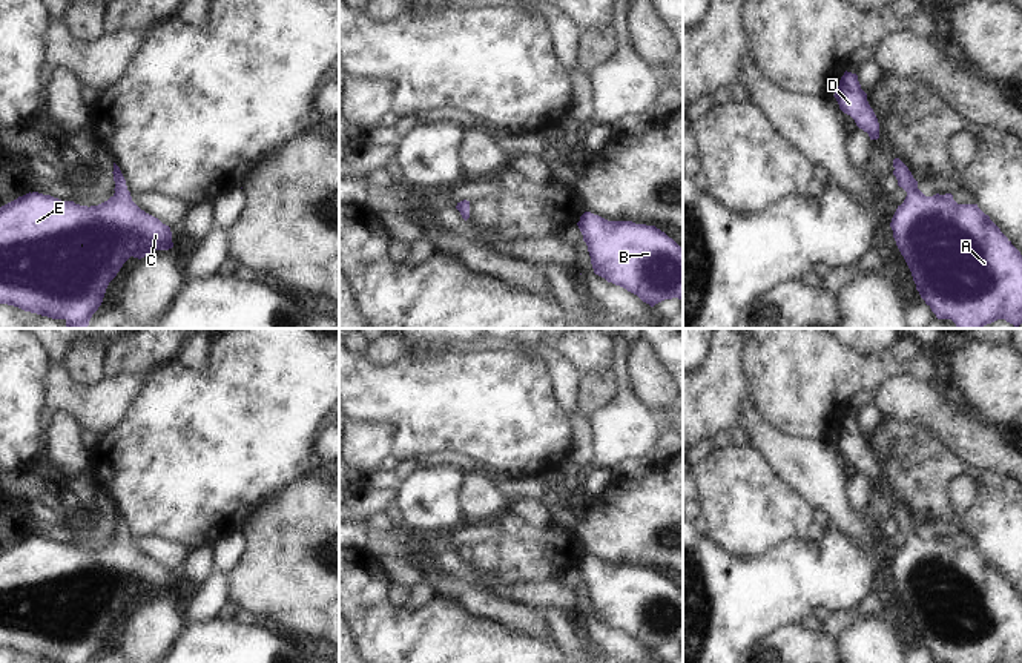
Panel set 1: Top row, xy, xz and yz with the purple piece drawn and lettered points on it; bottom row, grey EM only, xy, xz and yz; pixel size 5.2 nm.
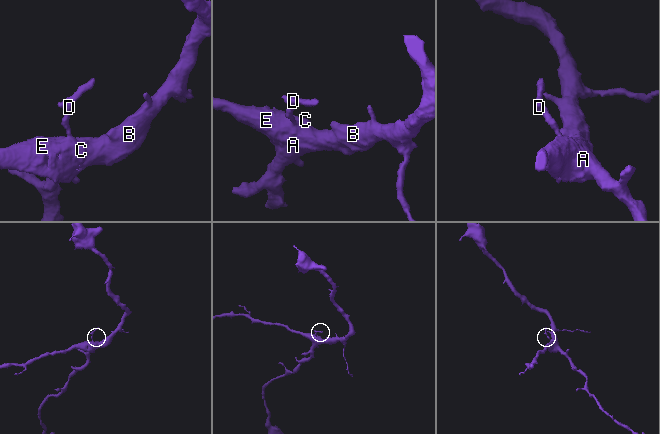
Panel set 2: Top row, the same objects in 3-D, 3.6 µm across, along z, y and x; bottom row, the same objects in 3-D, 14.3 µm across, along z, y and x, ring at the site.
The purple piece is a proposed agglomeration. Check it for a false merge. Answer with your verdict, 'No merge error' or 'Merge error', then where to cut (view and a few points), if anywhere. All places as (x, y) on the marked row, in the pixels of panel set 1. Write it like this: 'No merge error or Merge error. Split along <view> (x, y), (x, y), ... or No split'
No merge error. No split

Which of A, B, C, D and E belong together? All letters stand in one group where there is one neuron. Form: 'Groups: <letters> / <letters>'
Groups: A B C D E

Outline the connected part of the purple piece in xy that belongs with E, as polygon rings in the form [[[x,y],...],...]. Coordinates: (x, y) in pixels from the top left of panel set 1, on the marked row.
[[[114,163],[115,193],[98,206],[80,206],[29,192],[0,207],[0,304],[86,328],[109,282],[130,258],[173,247],[170,227],[141,210]]]

